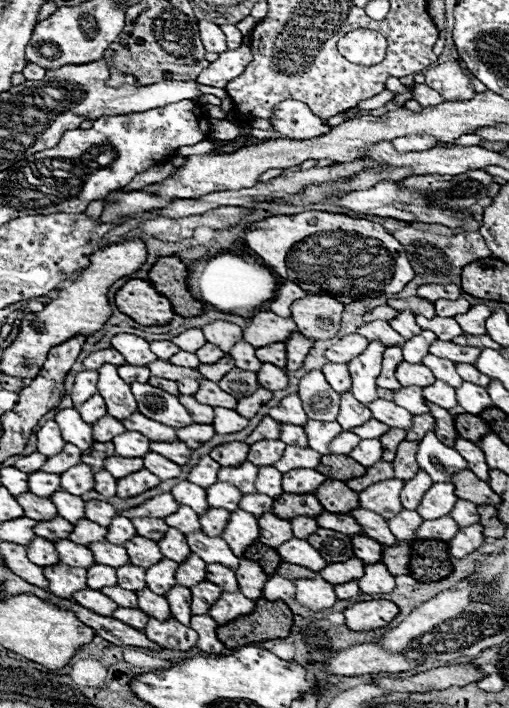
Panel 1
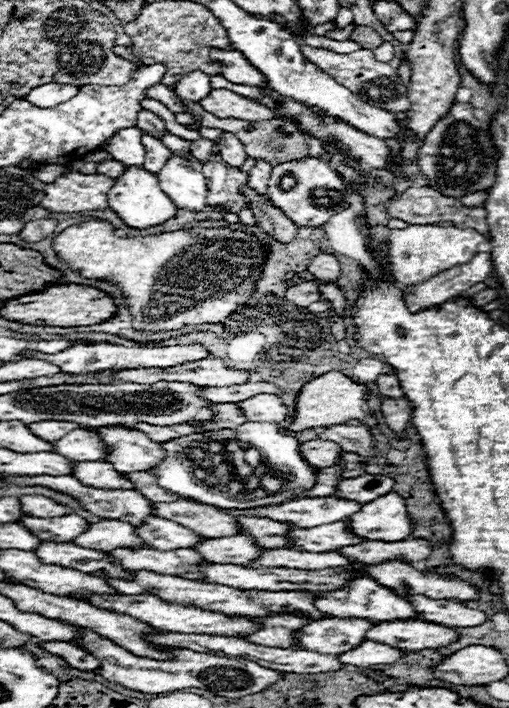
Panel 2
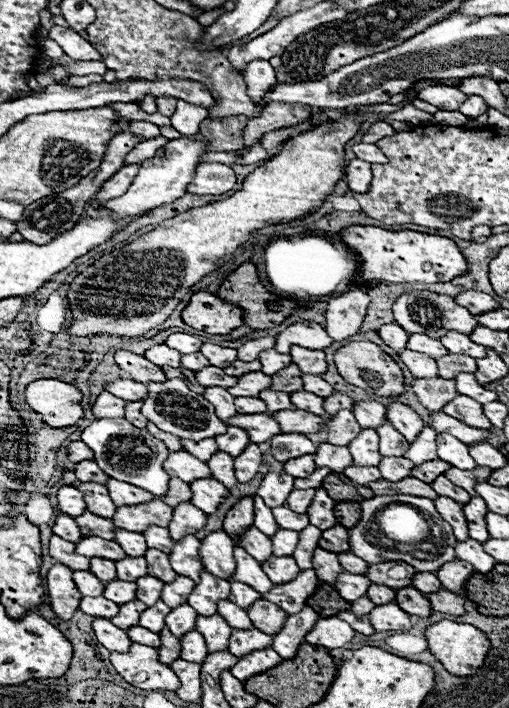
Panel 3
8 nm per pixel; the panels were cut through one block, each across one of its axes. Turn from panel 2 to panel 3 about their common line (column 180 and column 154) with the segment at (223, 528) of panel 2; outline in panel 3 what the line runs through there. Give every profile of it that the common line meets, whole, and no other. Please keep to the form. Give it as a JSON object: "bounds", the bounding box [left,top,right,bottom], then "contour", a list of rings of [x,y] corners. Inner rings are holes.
{"bounds":[114,498,174,532],"contour":[[[158,498],[140,506],[122,506],[114,514],[114,526],[122,530],[132,530],[132,532],[142,532],[148,526],[166,528],[172,518],[172,510],[174,510],[172,506],[164,504]]]}

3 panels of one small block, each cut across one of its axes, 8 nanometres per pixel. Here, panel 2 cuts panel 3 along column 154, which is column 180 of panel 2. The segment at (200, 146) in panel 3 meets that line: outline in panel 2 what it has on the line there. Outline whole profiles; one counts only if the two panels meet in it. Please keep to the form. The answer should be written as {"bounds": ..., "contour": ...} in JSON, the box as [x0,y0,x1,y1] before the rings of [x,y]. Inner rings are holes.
{"bounds":[156,154,208,212],"contour":[[[172,154],[156,176],[160,188],[172,198],[176,208],[192,212],[202,212],[206,208],[208,186],[202,176],[202,162],[194,156]]]}

